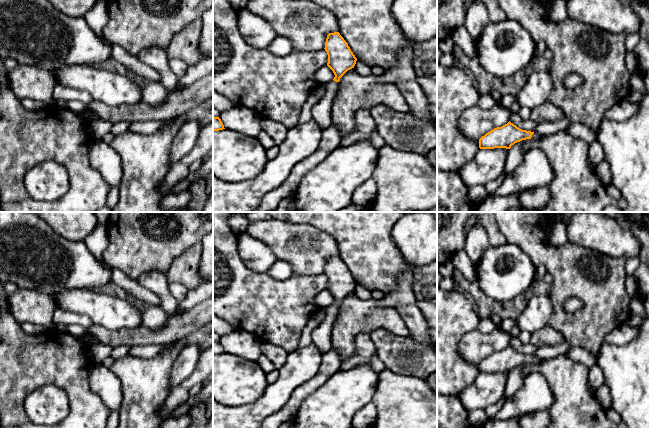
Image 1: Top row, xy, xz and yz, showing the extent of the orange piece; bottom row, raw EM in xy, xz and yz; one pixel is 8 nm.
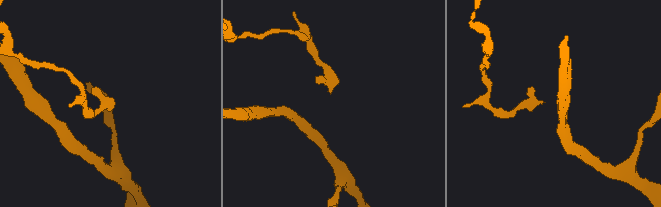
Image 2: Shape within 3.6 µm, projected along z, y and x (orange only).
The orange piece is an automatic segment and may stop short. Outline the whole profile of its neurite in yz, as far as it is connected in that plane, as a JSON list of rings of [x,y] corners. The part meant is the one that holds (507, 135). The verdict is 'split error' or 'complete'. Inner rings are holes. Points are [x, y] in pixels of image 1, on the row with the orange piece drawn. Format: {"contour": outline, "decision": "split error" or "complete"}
{"contour": [[[510,121],[494,128],[479,139],[480,149],[506,148],[510,149],[512,145],[522,140],[531,139],[534,132],[518,128]]], "decision": "complete"}

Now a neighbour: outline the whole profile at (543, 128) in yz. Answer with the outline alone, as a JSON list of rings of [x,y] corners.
[[[567,119],[556,122],[540,122],[538,123],[534,133],[540,136],[548,136],[559,132],[567,132],[570,123],[571,122]]]

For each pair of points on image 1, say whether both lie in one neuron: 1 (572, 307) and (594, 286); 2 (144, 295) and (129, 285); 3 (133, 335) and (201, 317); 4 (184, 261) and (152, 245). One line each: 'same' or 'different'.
1: different
2: same
3: same
4: different

